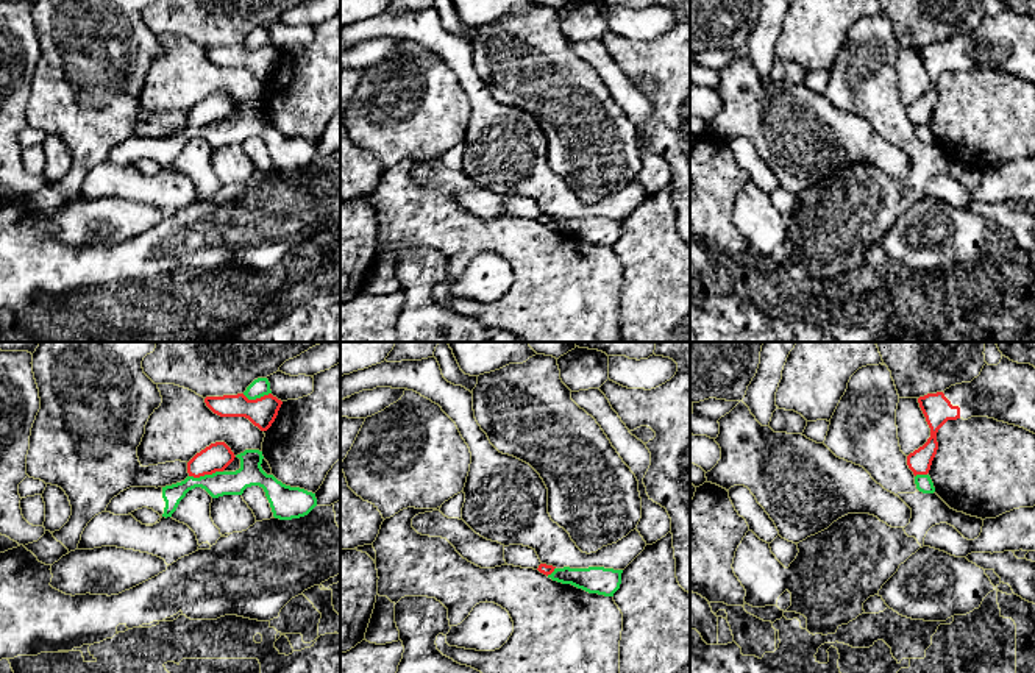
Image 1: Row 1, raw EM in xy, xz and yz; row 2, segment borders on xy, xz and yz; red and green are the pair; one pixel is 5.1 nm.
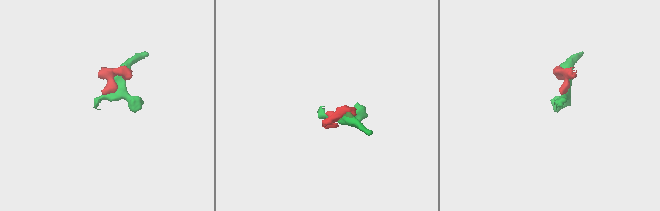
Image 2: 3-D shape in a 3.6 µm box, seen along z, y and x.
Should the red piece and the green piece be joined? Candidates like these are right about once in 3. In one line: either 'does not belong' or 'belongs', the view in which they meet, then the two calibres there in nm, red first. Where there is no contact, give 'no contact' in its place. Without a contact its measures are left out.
does not belong; contact in xy; calibres 150 and 130 nm

